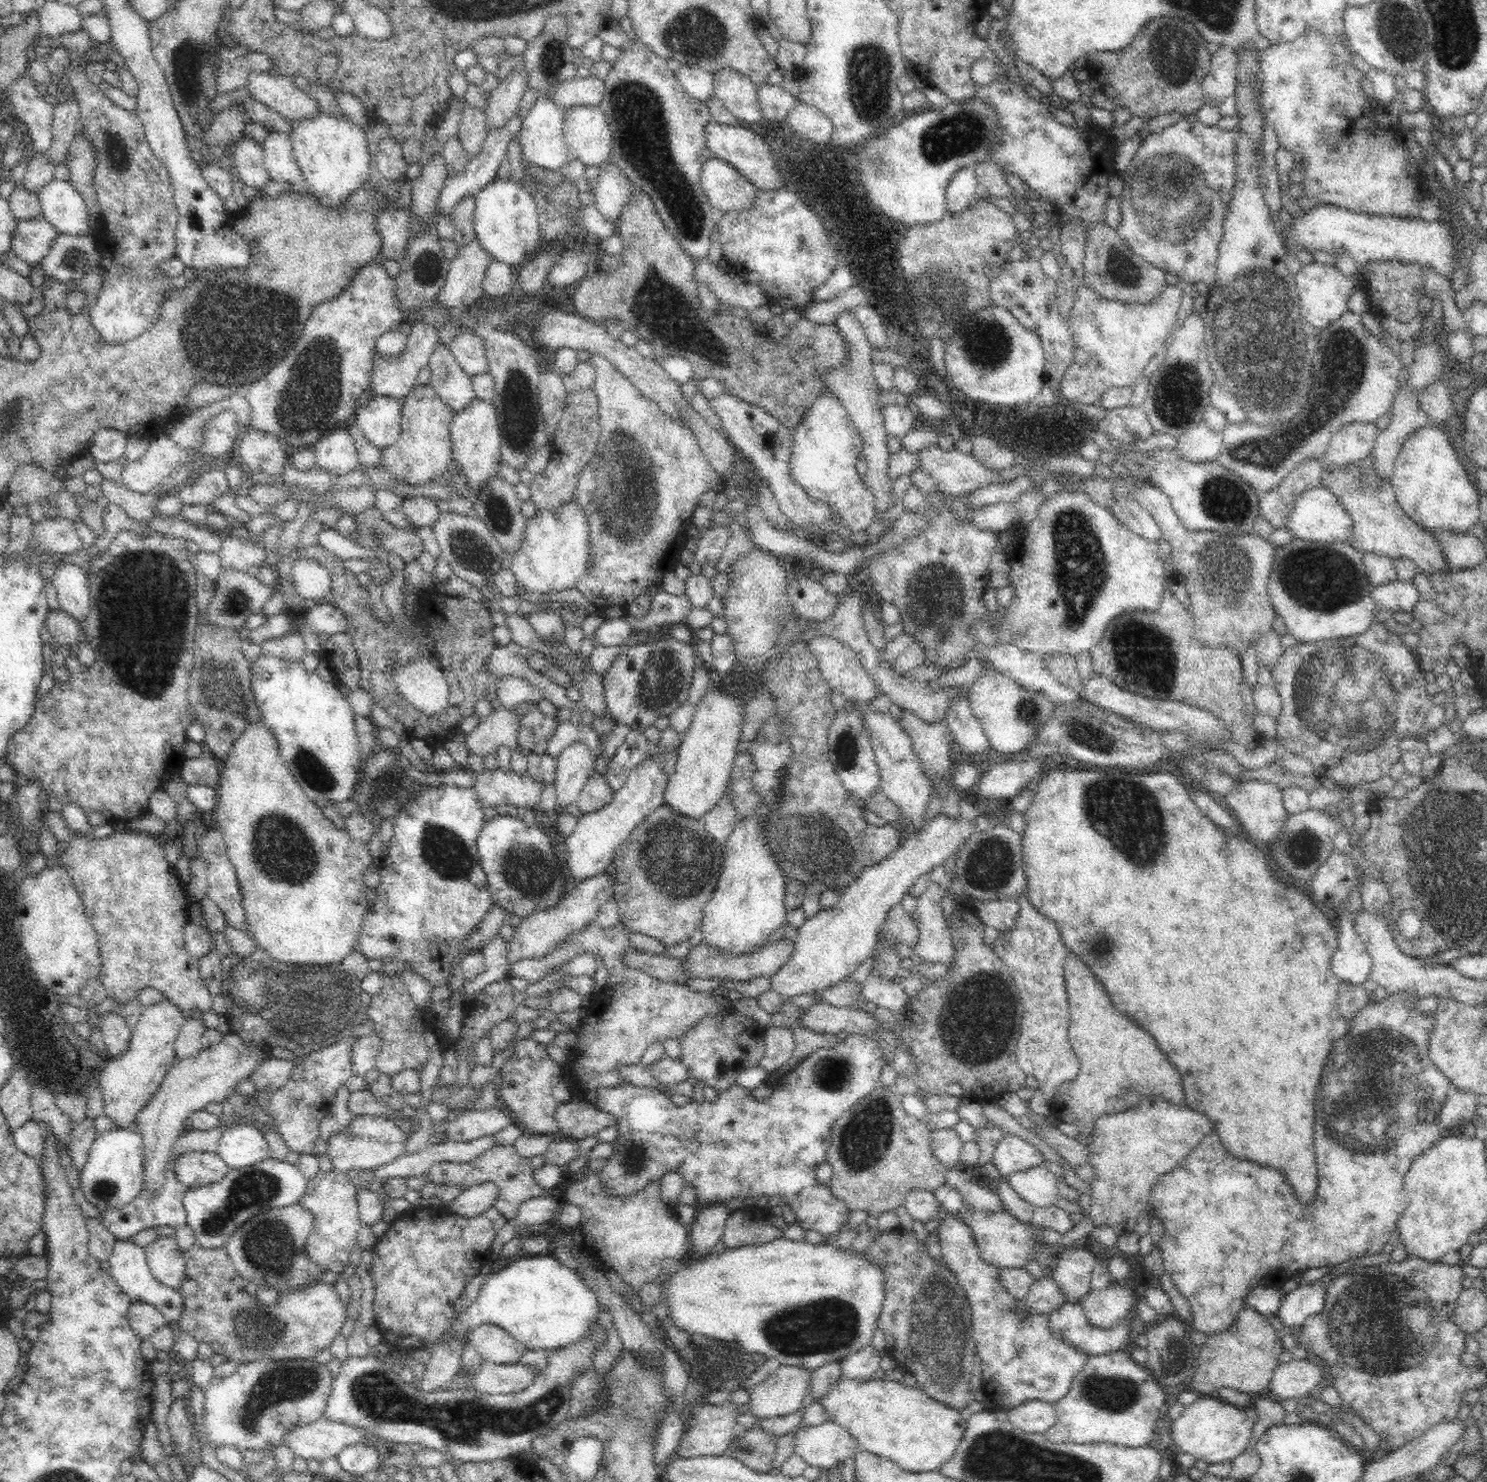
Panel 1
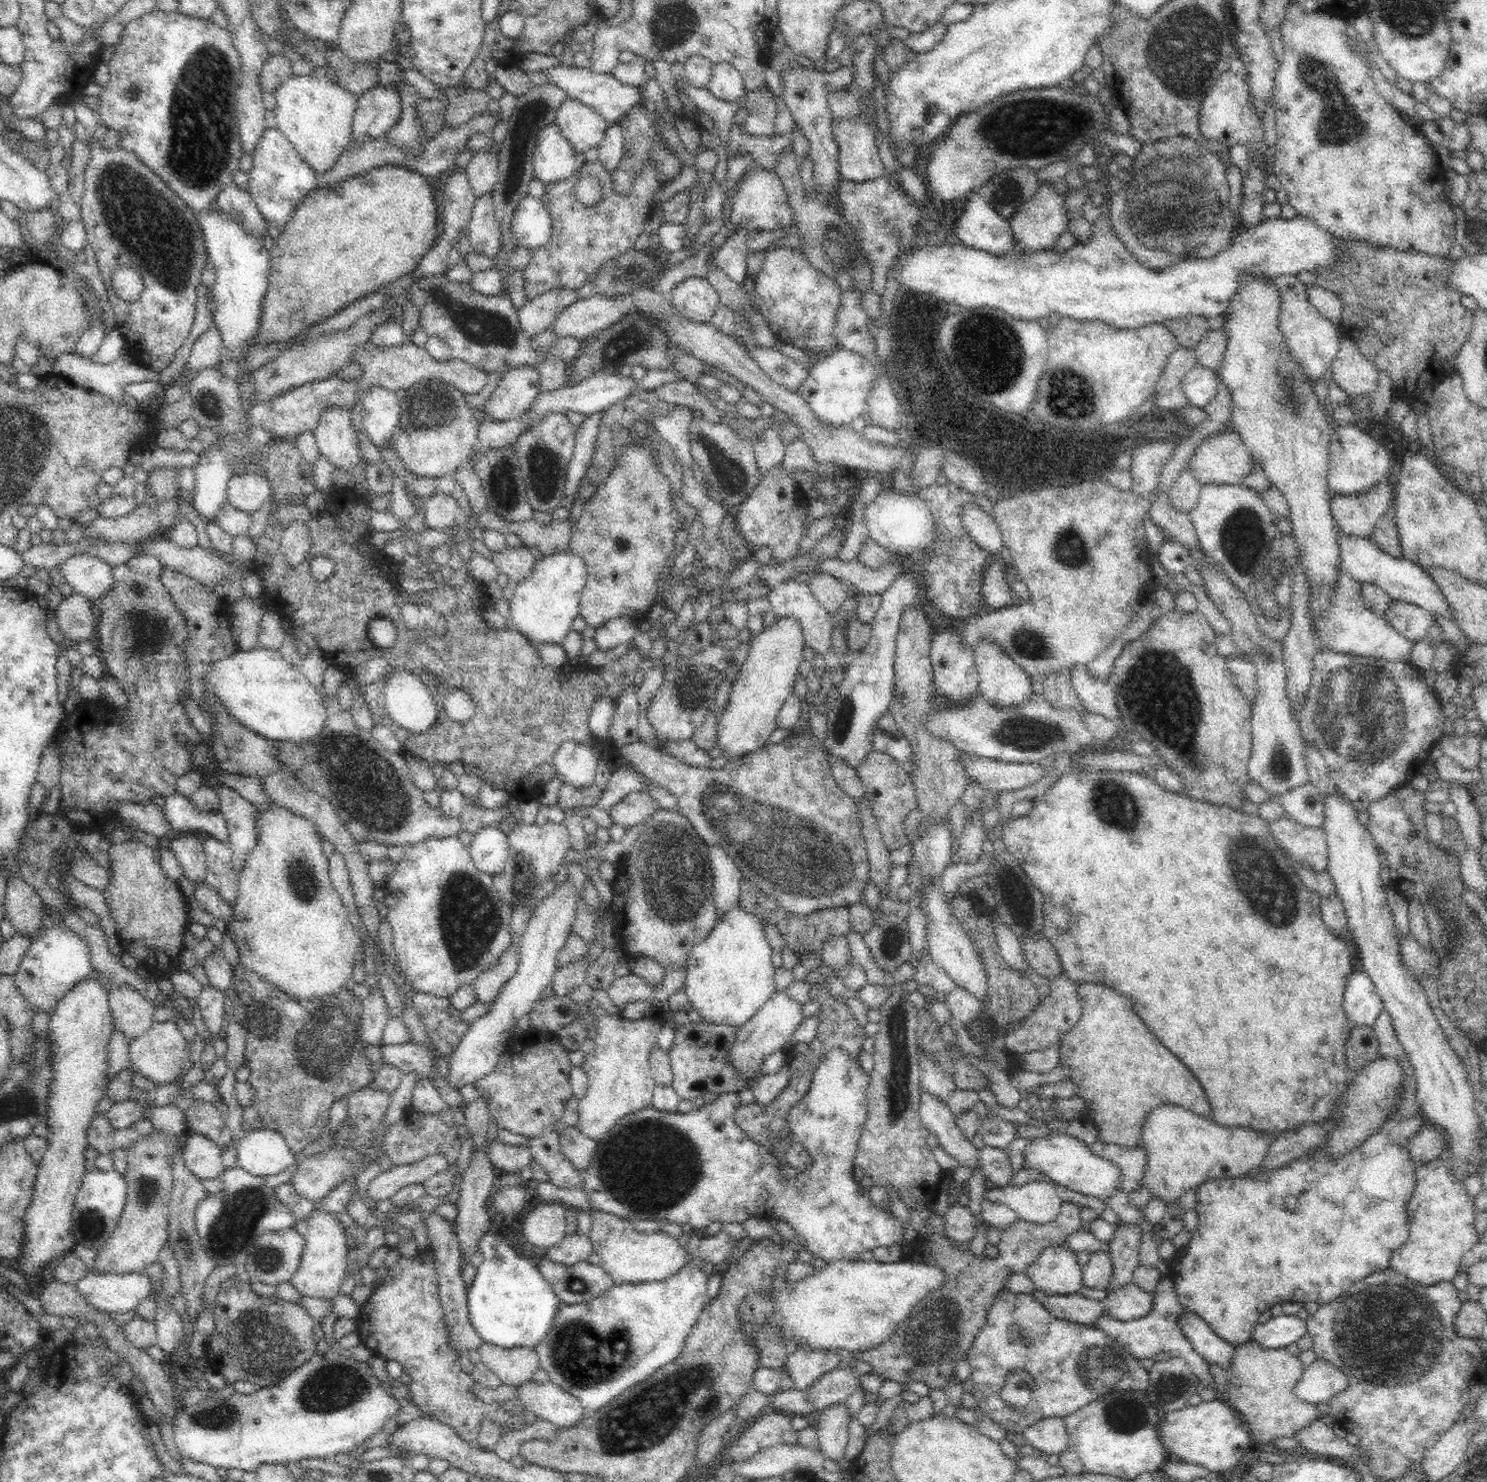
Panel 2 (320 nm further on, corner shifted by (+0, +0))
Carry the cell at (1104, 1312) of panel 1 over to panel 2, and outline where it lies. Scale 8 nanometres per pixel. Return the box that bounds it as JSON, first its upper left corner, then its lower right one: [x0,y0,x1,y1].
[1106,1282,1153,1322]

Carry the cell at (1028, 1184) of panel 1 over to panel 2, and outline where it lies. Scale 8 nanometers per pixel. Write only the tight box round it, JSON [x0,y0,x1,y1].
[986,1182,1063,1225]

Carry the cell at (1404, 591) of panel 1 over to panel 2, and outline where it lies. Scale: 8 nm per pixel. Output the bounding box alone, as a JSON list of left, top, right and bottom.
[1381,600,1436,643]

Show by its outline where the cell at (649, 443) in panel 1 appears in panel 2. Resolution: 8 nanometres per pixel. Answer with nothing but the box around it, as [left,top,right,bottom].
[569,443,680,629]

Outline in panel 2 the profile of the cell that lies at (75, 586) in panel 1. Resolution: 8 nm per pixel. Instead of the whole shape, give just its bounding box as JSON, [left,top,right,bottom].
[62,552,114,603]

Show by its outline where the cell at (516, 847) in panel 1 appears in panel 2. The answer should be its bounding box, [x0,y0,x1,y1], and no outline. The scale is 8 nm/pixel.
[468,826,510,876]

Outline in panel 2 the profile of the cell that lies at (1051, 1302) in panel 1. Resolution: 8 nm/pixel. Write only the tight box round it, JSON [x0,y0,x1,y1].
[1106,1222,1144,1292]

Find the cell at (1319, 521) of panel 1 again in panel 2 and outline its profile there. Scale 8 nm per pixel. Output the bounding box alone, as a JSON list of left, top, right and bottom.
[1337,530,1456,625]

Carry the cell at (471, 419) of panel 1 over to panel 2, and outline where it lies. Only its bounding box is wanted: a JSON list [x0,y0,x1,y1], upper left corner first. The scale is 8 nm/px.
[481,365,541,421]

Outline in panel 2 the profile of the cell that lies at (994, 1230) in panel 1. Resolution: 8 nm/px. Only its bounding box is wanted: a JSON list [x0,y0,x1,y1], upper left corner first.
[1025,1245,1085,1296]

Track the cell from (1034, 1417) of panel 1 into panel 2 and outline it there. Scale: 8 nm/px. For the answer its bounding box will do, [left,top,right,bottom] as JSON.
[1023,1418,1069,1456]

